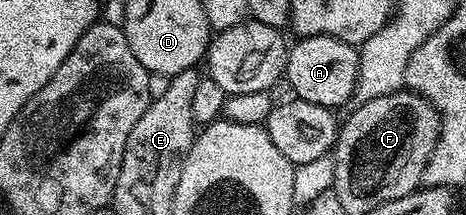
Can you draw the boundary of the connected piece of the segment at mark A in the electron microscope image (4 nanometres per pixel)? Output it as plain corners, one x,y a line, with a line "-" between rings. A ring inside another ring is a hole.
308,35
297,40
298,44
289,48
286,57
285,82
290,82
290,87
297,98
312,101
312,105
324,105
331,109
339,109
346,102
354,99
354,90
358,84
358,53
359,48
352,43
345,43
336,37
327,35

